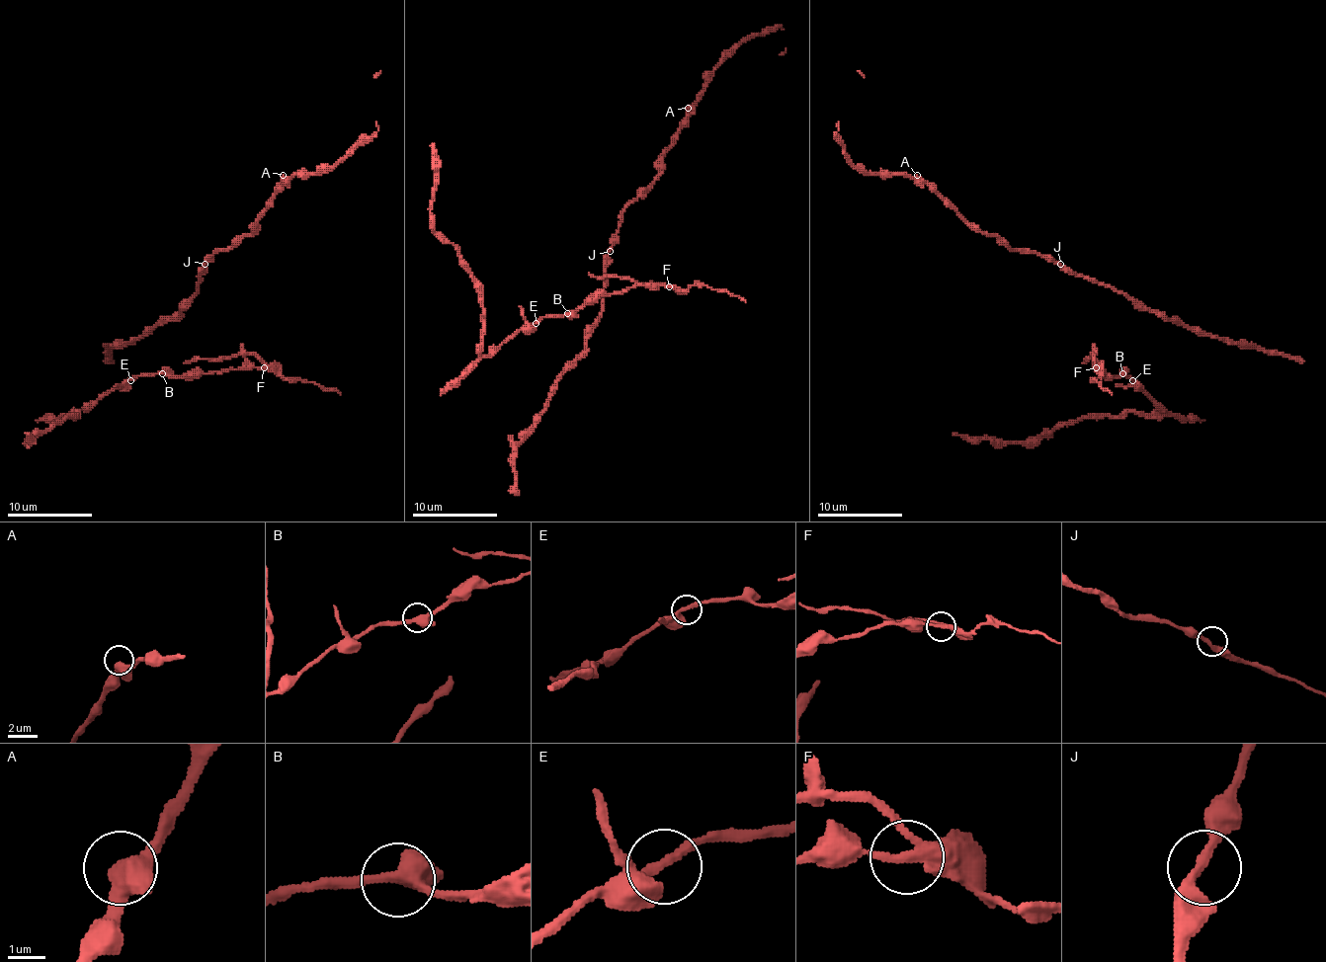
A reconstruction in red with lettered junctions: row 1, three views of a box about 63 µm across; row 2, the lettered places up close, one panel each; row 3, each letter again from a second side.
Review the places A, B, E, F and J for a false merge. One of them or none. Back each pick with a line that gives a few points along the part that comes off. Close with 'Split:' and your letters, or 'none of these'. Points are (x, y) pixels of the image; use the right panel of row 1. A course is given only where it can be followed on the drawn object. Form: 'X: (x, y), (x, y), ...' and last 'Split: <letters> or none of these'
F: (1097, 367), (1093, 355), (1082, 363)
Split: F

